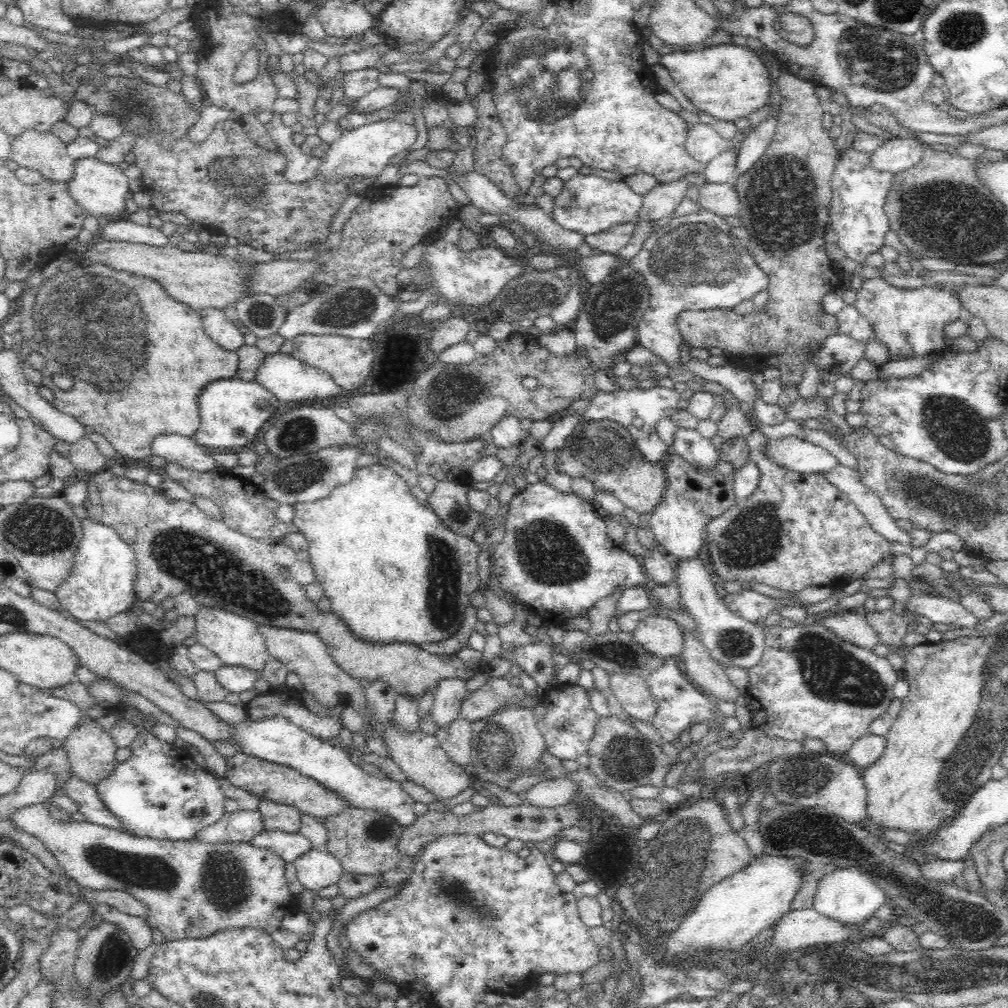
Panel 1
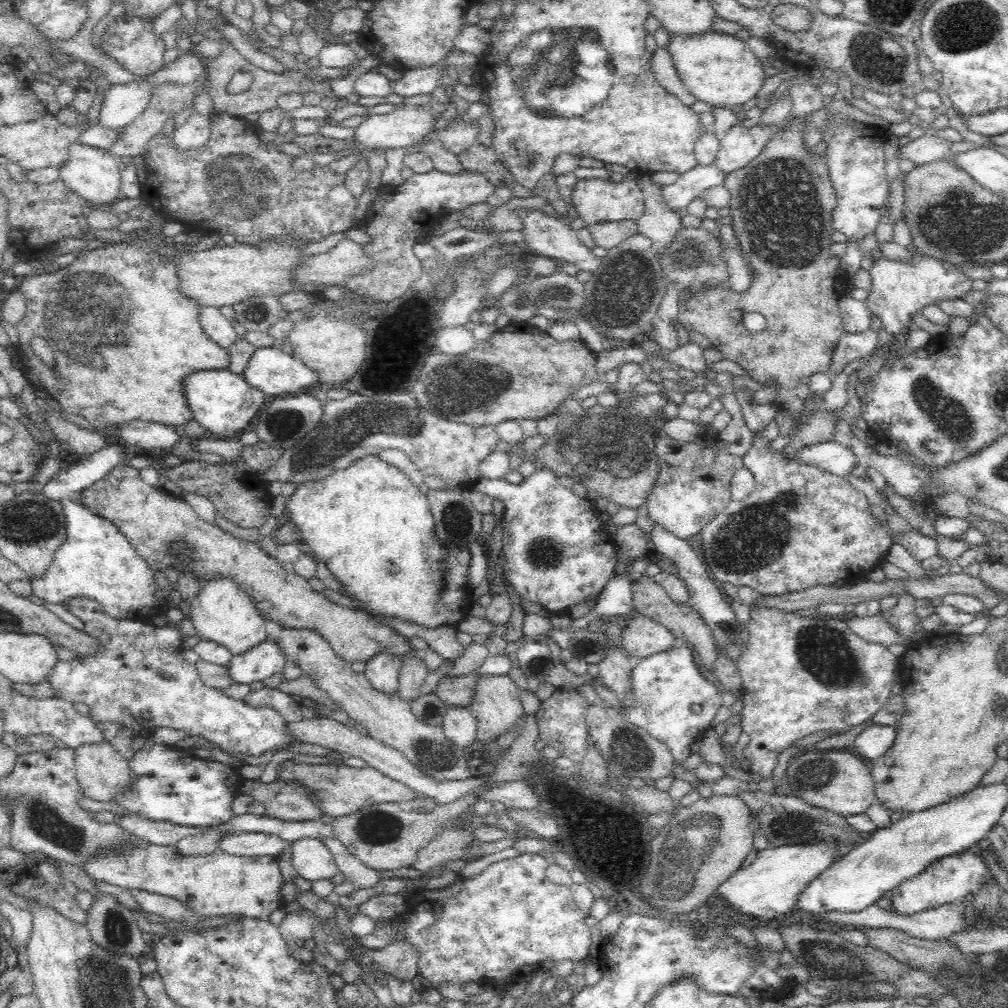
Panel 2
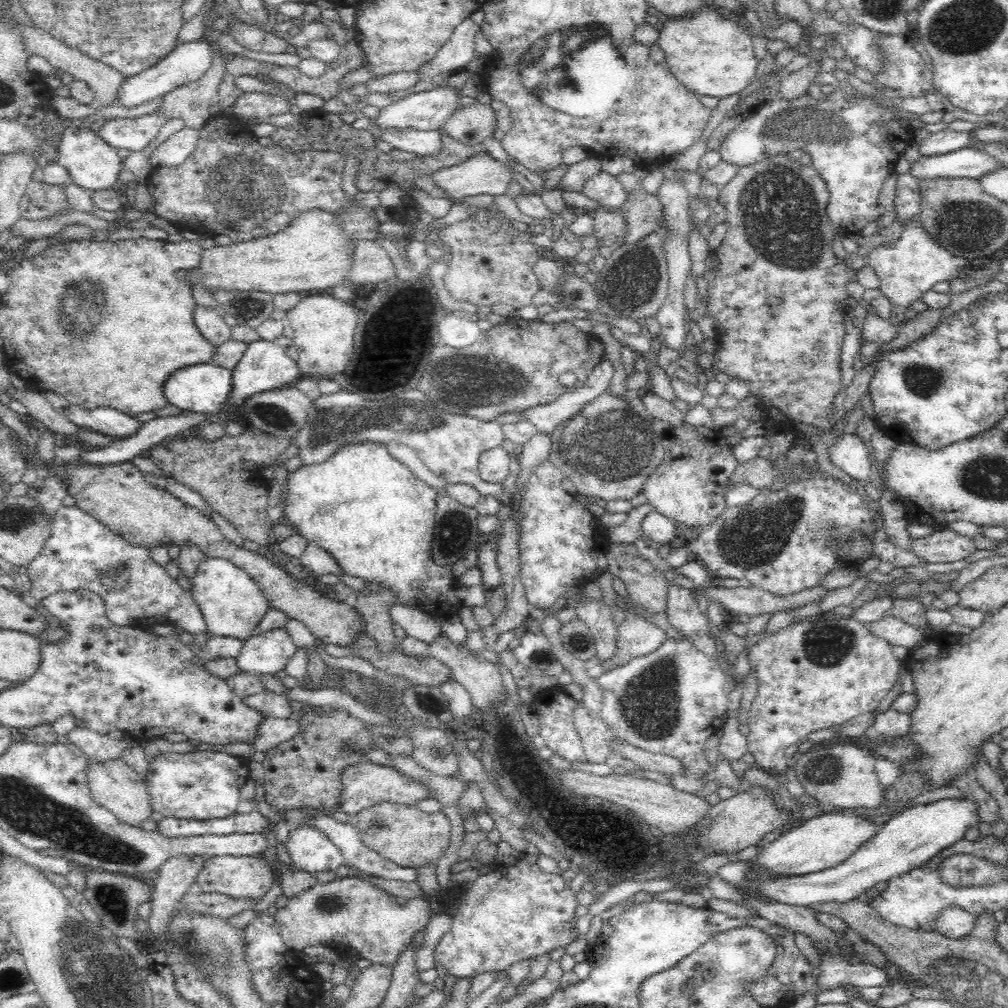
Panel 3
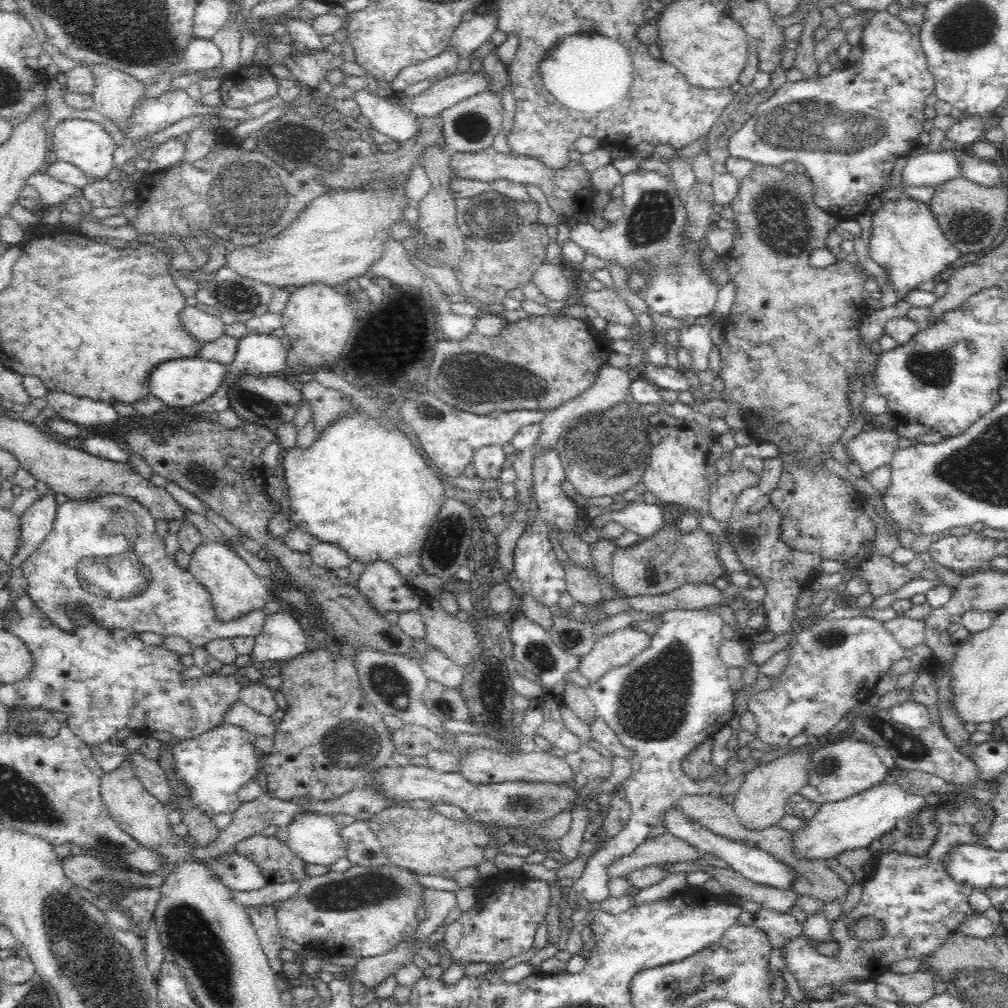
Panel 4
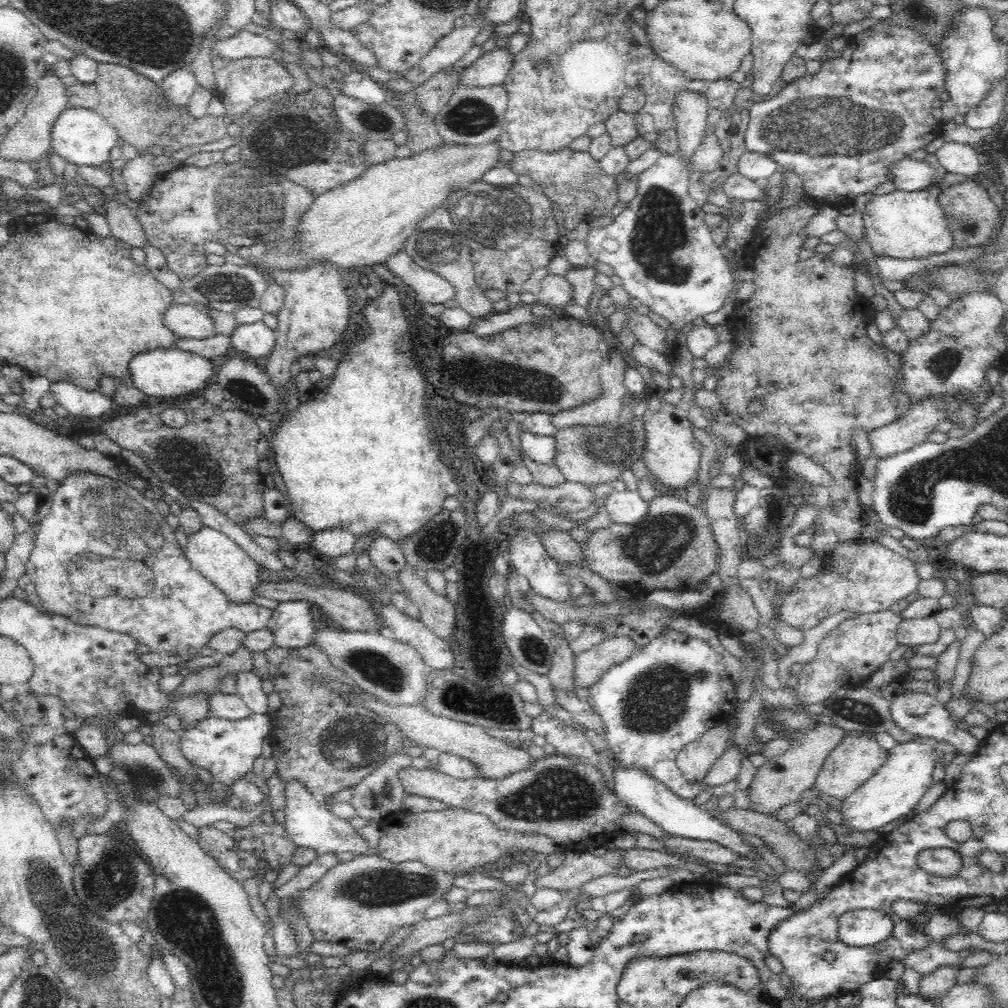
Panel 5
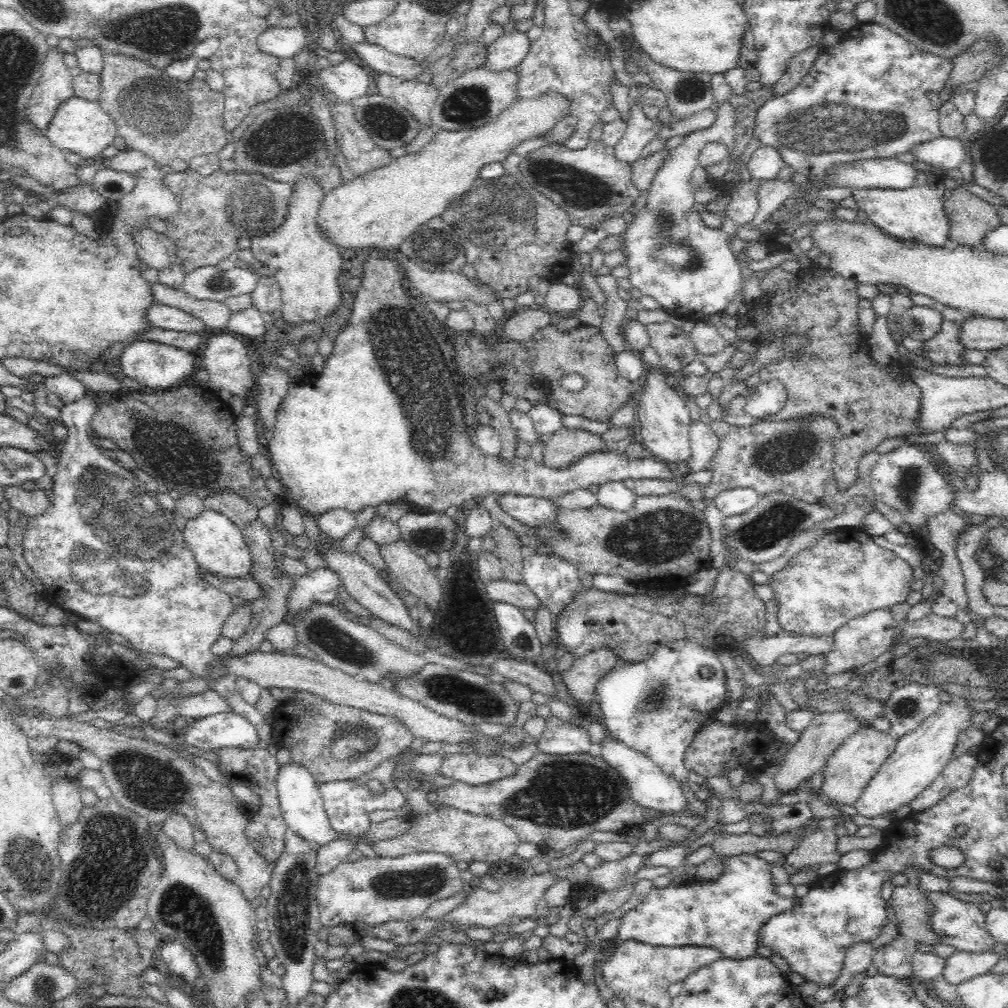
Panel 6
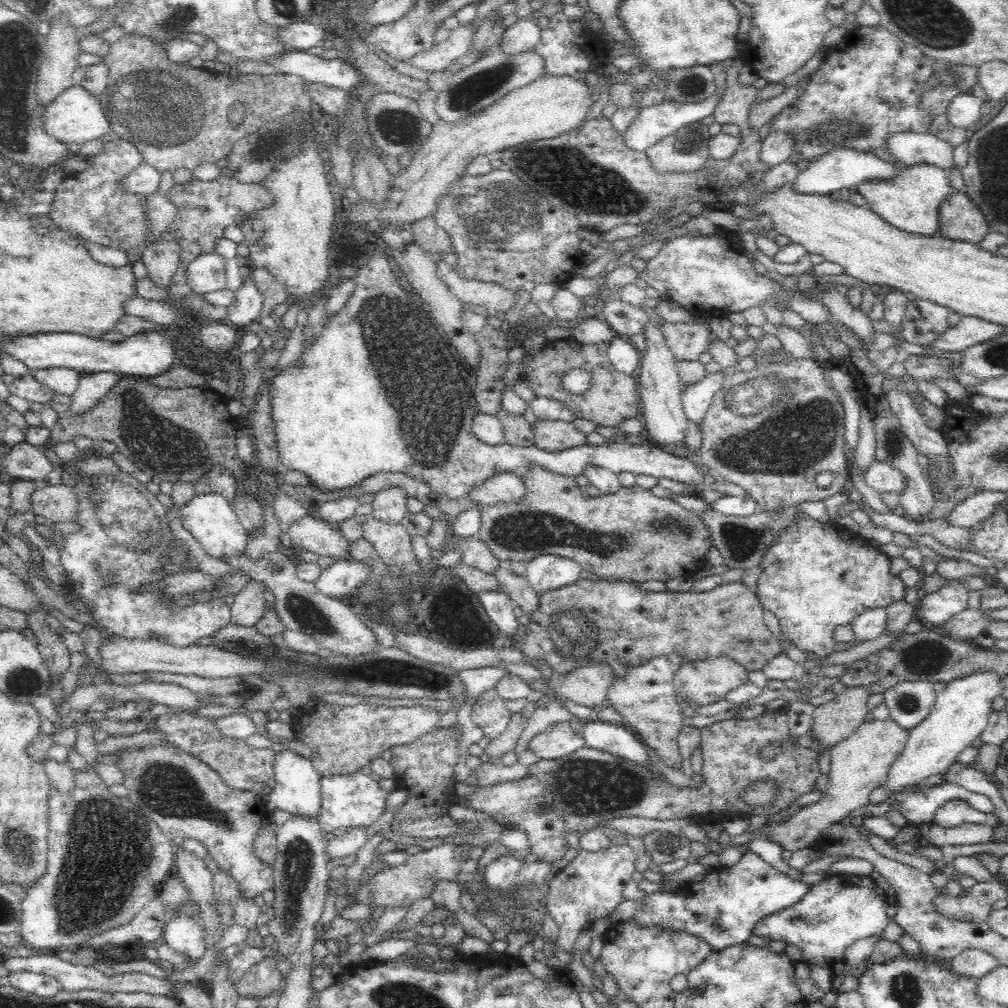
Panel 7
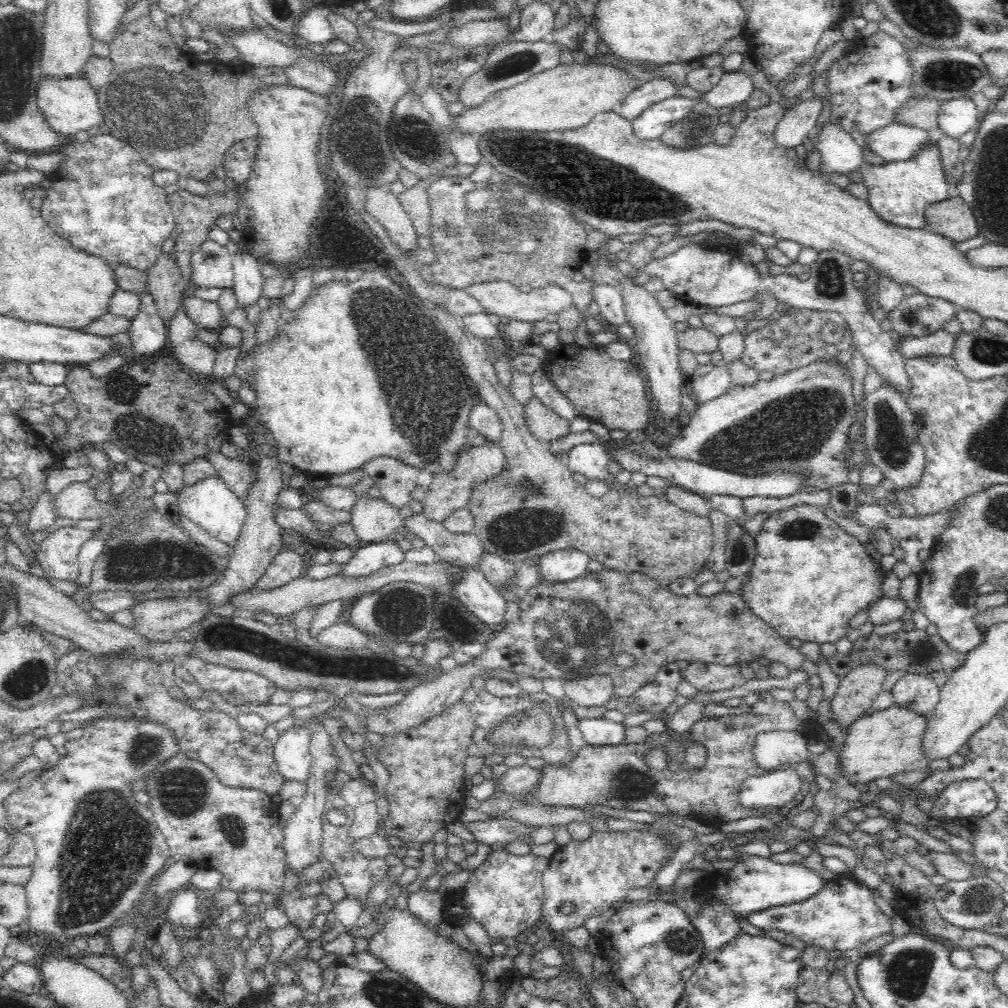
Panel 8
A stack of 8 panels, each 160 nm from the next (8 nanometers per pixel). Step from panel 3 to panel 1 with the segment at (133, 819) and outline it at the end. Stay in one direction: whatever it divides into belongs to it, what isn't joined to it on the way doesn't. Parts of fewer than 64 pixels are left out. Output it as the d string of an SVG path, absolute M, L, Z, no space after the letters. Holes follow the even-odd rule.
M88 718L78 730L62 742L62 748L67 752L74 776L97 784L103 781L118 764L116 760L116 744L109 732L104 732L94 719Z

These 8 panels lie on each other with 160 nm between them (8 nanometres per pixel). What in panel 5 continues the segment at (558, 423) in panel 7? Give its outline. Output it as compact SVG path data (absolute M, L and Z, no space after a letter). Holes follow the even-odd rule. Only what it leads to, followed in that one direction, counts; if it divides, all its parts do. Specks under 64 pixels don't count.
M633 418L631 434L631 425L626 425L619 432L614 426L606 425L578 425L560 429L555 434L556 454L552 463L558 466L566 481L583 483L587 487L602 482L612 483L622 476L624 468L632 466L634 460L643 458L645 436L642 429L634 428L636 423Z

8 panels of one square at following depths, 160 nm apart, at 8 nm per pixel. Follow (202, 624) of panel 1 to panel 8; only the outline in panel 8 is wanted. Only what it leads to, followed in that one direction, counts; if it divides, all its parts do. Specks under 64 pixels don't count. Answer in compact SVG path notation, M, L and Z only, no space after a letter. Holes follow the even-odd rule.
M218 474L206 476L194 484L184 486L176 495L179 508L192 522L213 534L218 540L234 545L238 540L242 525L244 524L247 510L244 500L238 498L230 486L226 486L224 479Z

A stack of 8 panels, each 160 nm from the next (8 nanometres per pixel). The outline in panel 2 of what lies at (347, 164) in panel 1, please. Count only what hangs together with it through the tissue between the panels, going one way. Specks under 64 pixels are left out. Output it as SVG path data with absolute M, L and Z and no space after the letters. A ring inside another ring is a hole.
M398 105L395 110L386 114L374 114L368 116L354 134L354 141L358 143L356 155L361 155L364 149L371 148L407 148L424 139L425 136L434 132L433 127L437 124L440 117L436 117L432 112L432 106L428 105Z

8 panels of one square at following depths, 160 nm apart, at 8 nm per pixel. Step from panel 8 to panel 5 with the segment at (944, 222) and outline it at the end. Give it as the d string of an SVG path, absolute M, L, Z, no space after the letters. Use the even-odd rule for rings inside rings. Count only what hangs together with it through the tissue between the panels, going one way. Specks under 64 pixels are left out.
M976 180L958 182L946 188L943 194L938 196L938 201L944 209L950 232L954 237L953 247L955 248L984 245L991 240L993 233L1001 228L998 207L990 199L989 193L978 186Z

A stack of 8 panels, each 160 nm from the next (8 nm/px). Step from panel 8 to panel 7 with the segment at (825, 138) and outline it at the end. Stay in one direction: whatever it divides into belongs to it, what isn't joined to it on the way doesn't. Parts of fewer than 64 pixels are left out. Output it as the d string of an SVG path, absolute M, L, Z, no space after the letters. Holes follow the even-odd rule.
M835 149L822 154L810 164L809 168L800 171L798 178L794 180L794 189L800 193L814 195L831 195L834 191L842 188L858 187L862 182L869 179L890 179L898 173L898 168L890 162L884 162L871 153L856 149Z

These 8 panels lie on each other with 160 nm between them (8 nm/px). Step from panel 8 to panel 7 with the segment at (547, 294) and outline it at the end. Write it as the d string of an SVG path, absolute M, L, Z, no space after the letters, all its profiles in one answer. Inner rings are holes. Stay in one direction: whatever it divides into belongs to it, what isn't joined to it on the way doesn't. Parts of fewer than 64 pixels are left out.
M444 261L435 264L438 278L446 282L452 294L463 304L470 304L483 312L494 309L506 313L520 299L518 291L508 290L494 282L464 279Z

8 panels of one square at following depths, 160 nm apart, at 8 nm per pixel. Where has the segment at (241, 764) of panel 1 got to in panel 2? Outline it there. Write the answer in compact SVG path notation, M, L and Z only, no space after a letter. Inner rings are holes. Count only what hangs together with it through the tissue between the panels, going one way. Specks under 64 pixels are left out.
M288 761L277 768L277 774L283 780L297 780L303 784L313 794L324 814L335 817L352 814L365 806L380 804L380 802L393 802L409 806L417 796L416 792L403 782L392 780L371 766L358 768L344 765L290 763Z

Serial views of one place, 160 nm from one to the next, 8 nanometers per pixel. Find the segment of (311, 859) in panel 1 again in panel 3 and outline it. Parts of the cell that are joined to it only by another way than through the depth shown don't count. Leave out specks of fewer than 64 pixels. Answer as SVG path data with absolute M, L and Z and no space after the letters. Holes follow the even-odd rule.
M304 823L289 827L287 831L289 837L285 845L296 868L315 875L318 872L334 871L344 863L341 850L319 828Z

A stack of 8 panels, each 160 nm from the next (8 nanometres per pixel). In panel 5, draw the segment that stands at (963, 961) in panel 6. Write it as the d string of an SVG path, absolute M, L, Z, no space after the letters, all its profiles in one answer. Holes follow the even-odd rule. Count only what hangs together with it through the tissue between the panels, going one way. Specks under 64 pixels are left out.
M944 964L934 972L923 975L920 981L919 994L930 1001L938 998L950 990L957 982L957 976L962 965Z

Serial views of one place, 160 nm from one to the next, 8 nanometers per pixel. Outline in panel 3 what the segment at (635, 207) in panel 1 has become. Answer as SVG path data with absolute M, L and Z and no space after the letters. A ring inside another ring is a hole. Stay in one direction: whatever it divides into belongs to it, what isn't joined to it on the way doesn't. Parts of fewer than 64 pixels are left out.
M598 172L584 184L582 193L592 200L598 201L603 208L621 208L627 200L624 188L616 176L606 172Z

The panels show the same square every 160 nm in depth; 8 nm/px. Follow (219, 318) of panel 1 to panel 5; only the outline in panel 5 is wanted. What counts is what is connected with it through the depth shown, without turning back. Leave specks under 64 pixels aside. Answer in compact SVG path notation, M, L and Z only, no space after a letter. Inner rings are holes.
M173 303L162 314L162 323L177 337L208 338L216 334L212 319L195 304Z

